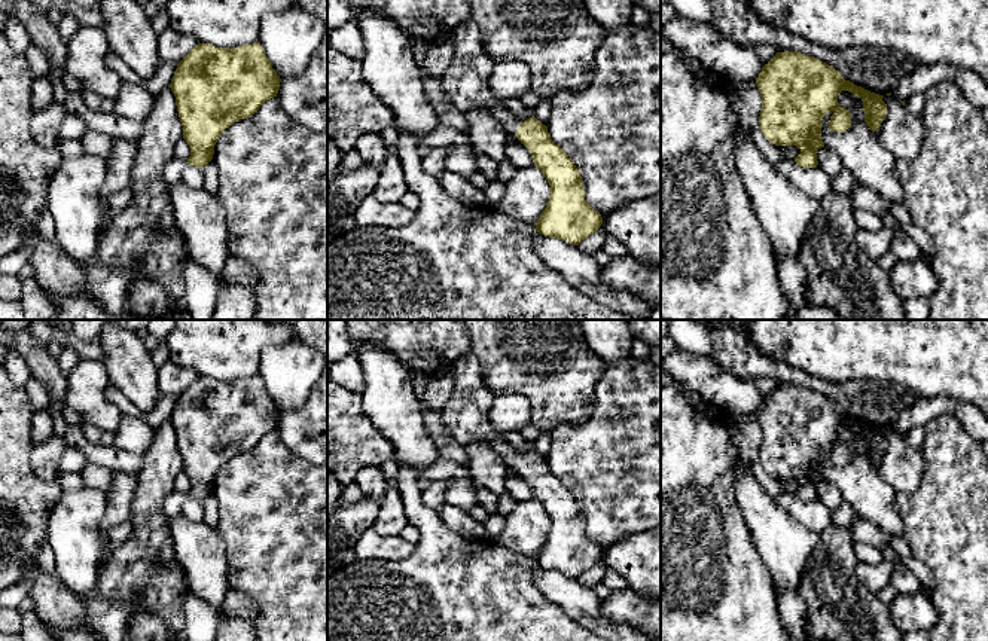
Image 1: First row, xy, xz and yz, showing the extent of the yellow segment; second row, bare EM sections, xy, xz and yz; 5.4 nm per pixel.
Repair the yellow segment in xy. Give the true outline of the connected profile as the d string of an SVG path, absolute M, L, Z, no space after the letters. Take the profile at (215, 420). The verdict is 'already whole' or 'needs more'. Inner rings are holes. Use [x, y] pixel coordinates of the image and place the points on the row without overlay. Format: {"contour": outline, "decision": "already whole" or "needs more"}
{"contour": "M259 375L232 382L198 376L170 416L190 480L187 497L204 503L220 467L277 430L280 415Z", "decision": "already whole"}

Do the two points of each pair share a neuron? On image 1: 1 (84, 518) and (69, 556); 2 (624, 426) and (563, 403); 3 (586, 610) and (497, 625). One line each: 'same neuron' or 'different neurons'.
1: same neuron
2: different neurons
3: different neurons

